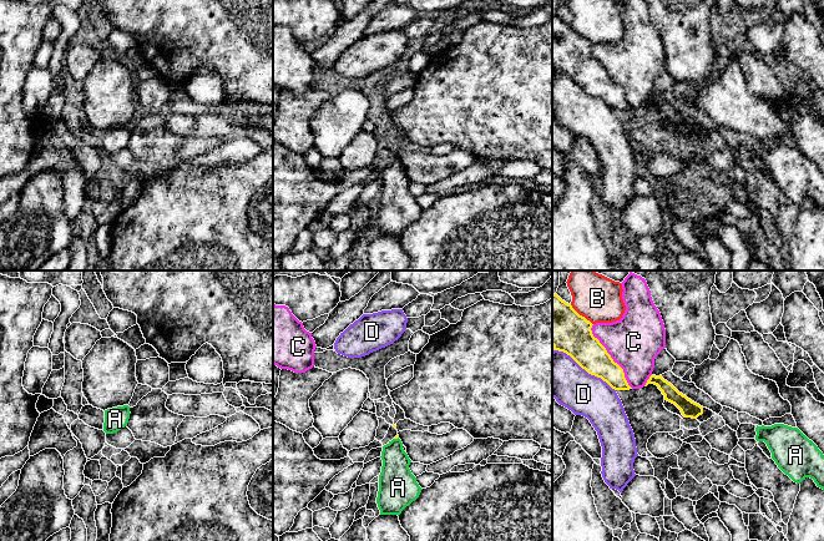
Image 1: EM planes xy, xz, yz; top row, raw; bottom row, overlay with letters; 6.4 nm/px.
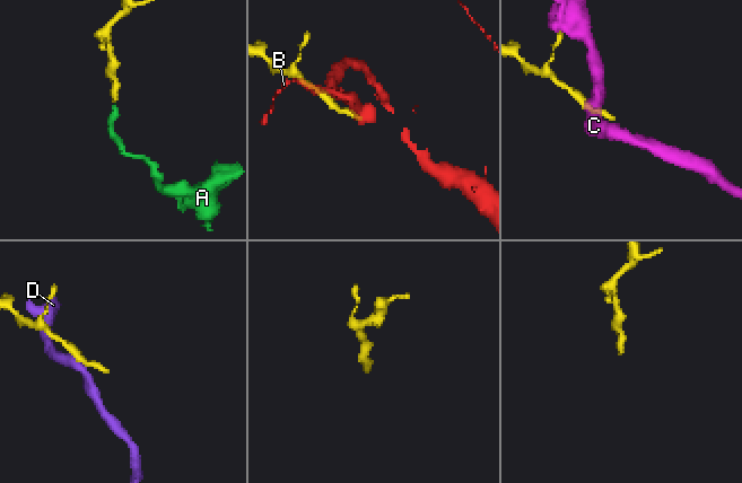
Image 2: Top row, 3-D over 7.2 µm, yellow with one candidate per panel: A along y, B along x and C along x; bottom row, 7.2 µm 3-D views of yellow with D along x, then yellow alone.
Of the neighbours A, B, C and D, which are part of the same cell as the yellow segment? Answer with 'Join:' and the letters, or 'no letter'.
Join: A

